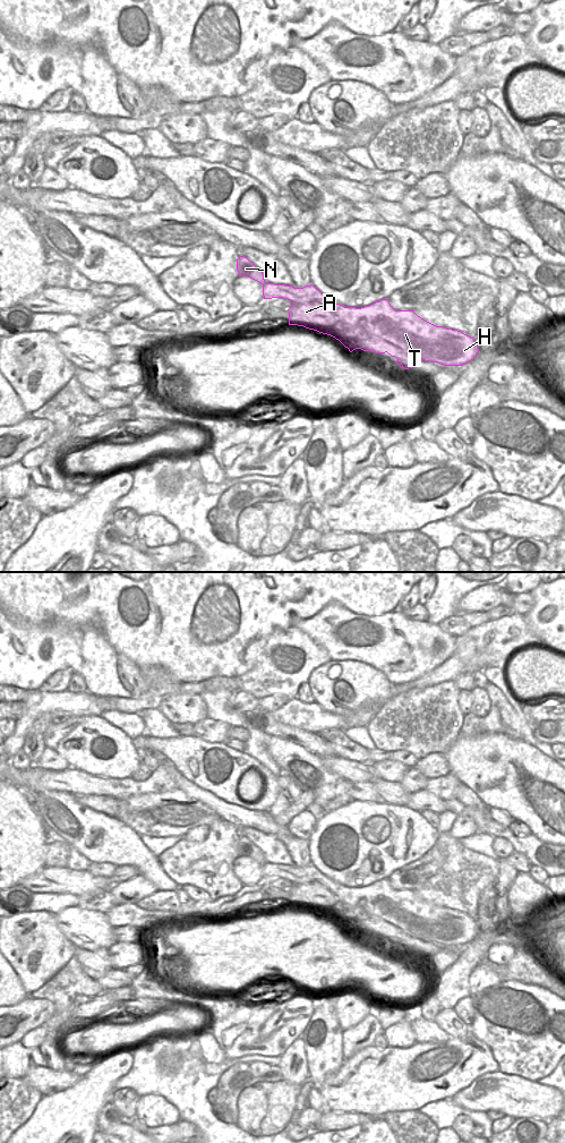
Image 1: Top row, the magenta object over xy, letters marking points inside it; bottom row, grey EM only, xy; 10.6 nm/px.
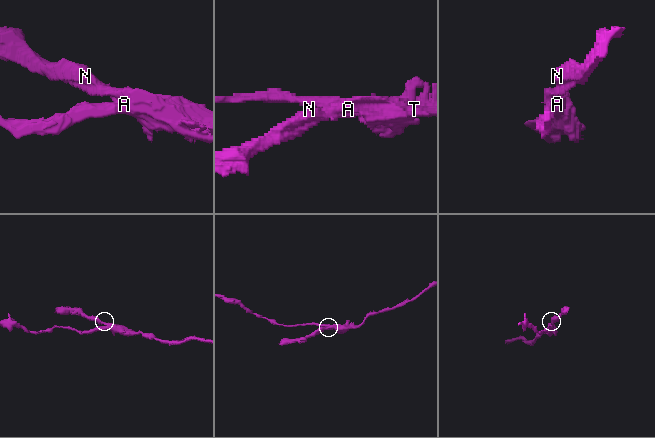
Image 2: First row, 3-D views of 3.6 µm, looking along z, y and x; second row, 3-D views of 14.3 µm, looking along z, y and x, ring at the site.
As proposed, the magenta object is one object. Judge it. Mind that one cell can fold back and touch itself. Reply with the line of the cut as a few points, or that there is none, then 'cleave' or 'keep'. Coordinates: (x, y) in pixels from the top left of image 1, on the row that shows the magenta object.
cut xy (293, 303), (310, 303), (313, 310), (325, 315), (331, 325); cleave

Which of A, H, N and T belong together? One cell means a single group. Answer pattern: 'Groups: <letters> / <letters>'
Groups: A / H N T

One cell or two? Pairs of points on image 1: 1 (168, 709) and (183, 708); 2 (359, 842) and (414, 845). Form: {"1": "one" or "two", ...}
{"1": "one", "2": "one"}

